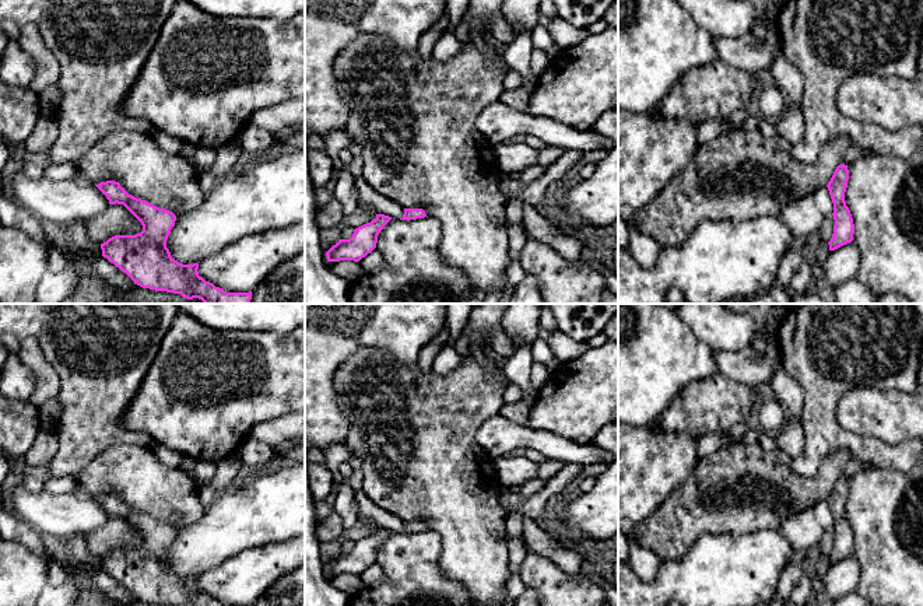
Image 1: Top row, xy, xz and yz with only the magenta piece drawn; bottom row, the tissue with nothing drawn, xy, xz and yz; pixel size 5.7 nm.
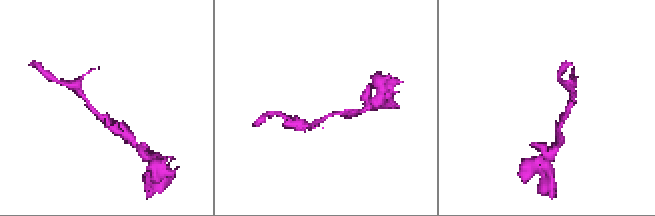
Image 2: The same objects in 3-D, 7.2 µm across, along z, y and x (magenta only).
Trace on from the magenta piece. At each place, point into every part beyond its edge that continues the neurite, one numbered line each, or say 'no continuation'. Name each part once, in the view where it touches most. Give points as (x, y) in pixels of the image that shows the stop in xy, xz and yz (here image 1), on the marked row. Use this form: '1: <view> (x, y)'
no continuation

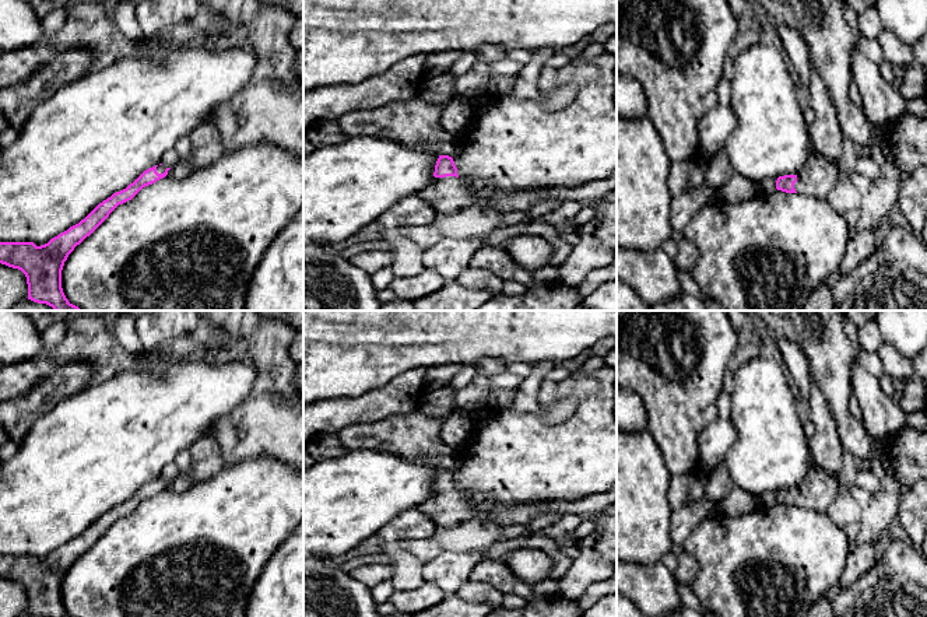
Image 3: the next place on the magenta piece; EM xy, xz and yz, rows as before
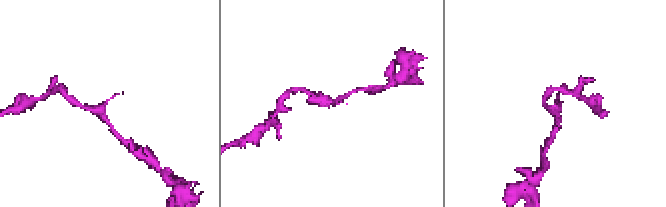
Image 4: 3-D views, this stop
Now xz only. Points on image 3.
1: xz (446, 195)

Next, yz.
1: yz (818, 176)

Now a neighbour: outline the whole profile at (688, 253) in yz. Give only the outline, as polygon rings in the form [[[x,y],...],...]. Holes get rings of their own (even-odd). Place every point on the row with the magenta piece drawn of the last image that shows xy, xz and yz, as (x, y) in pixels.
[[[687,238],[678,241],[678,253],[674,260],[675,267],[687,271],[692,271],[699,259],[699,250],[696,245]]]

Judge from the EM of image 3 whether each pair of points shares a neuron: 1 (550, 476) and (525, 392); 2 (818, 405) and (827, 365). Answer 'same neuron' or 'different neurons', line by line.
1: different neurons
2: different neurons

